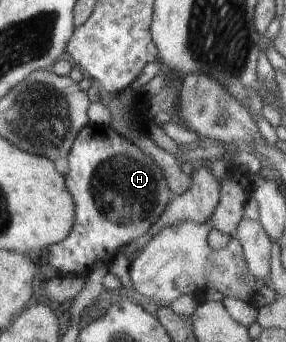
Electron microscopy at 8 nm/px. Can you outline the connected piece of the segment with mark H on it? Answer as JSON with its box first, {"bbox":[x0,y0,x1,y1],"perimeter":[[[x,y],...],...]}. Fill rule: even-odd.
{"bbox":[48,125,173,277],"perimeter":[[[86,125],[75,138],[67,156],[68,172],[64,184],[74,205],[72,230],[64,241],[48,248],[49,268],[59,277],[89,277],[98,265],[109,268],[115,256],[131,242],[137,241],[159,220],[173,195],[163,170],[144,154],[127,136],[108,125]]]}

